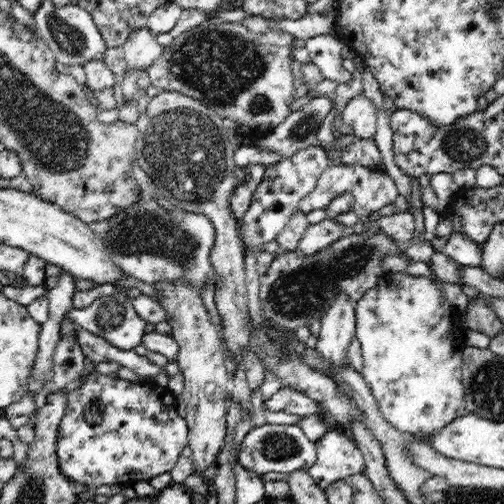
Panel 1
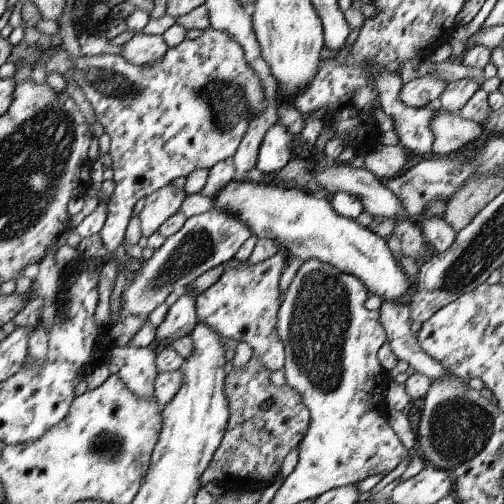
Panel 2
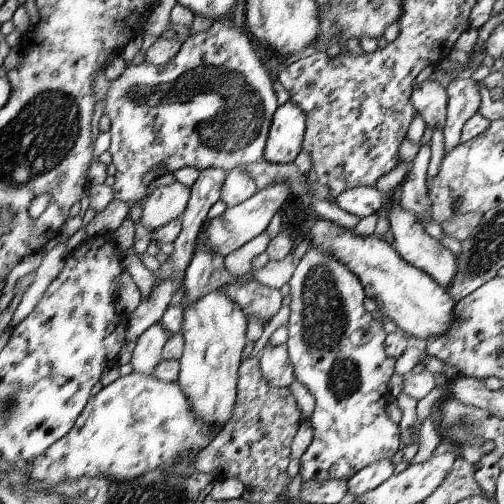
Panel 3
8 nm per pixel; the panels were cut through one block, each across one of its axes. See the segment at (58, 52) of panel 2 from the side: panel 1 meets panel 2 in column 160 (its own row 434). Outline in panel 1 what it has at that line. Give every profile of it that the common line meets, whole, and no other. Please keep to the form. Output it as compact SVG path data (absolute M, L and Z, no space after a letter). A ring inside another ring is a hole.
M92 372L78 390L68 394L68 406L58 428L56 460L60 474L96 492L104 484L132 486L172 472L188 442L188 422L176 412L176 394L160 380L128 382Z

